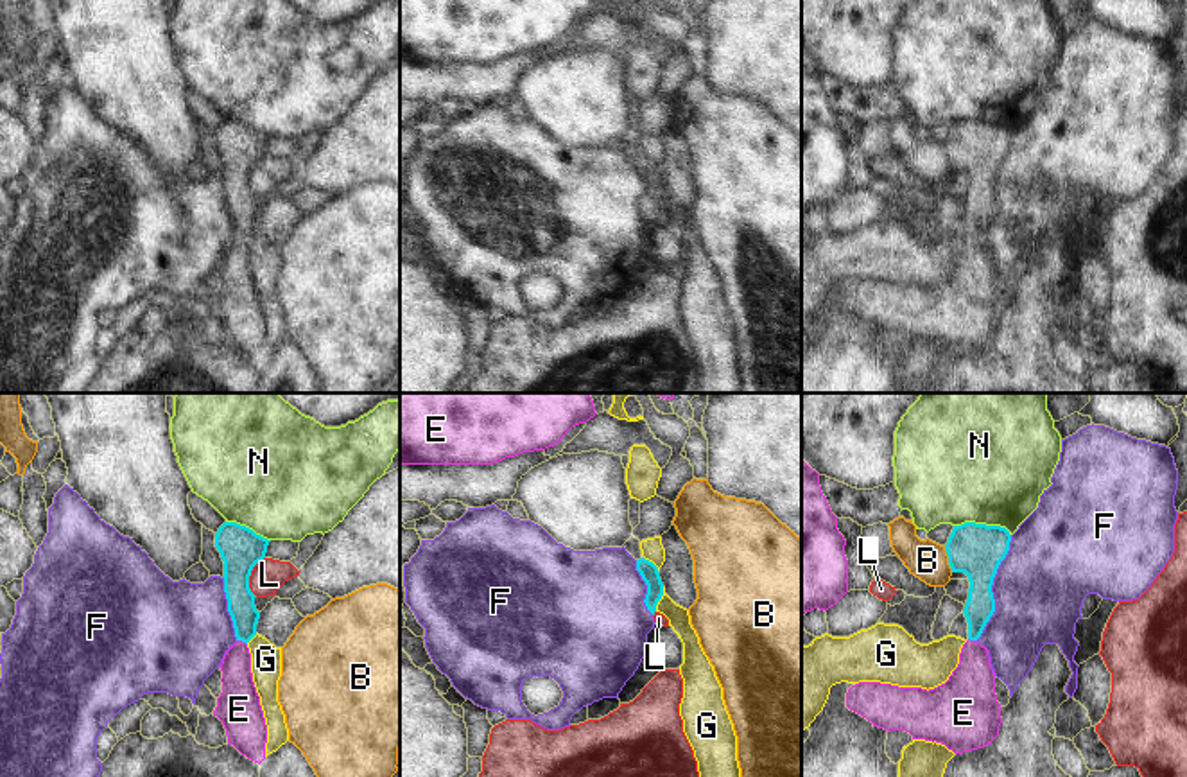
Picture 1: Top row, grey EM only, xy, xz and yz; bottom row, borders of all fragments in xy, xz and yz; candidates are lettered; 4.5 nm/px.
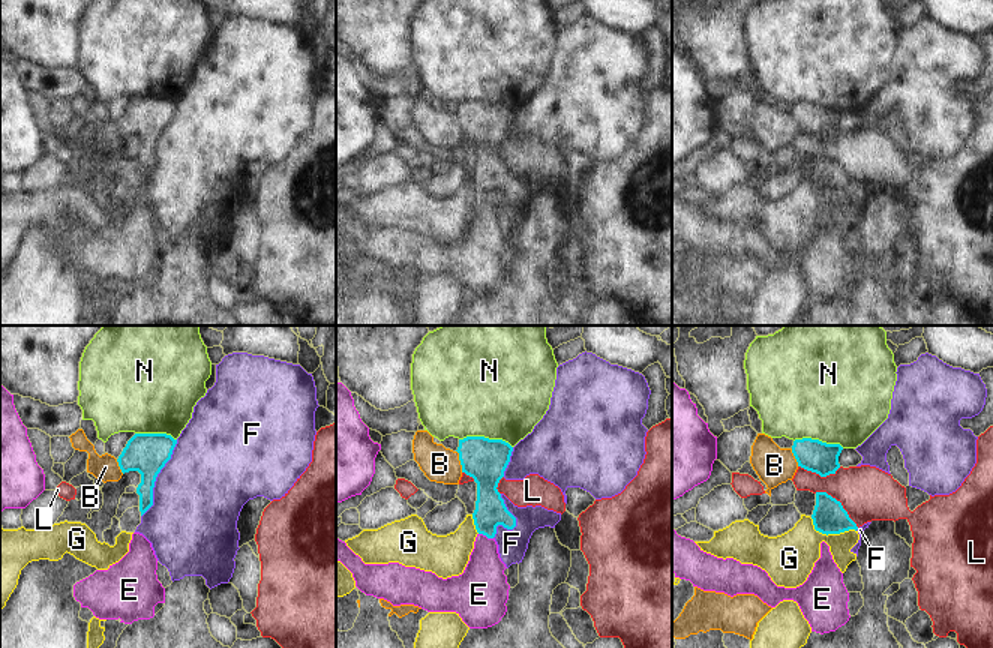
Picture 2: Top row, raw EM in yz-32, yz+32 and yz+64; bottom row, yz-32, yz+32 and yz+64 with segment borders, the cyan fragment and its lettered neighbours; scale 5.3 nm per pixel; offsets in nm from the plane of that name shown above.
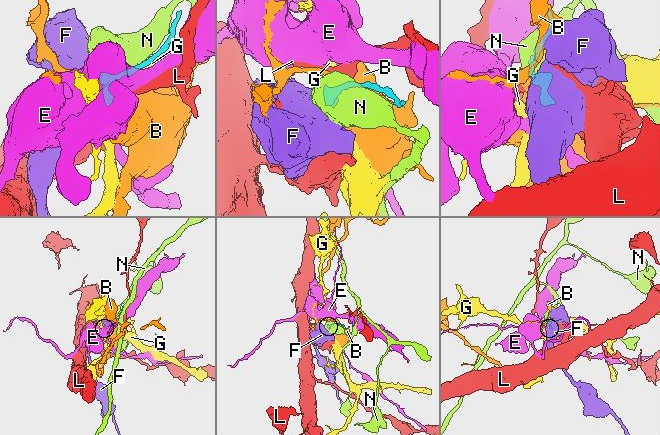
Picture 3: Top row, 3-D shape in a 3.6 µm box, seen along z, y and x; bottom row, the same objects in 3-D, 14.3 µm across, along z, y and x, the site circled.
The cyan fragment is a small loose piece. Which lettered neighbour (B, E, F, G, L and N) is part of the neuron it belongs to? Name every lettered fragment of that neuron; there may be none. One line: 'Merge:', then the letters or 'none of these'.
Merge: E

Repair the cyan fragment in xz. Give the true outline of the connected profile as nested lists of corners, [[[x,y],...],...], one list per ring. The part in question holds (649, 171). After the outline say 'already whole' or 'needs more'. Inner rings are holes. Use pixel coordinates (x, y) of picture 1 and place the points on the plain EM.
[[[640,156],[637,158],[637,169],[640,170],[642,178],[647,183],[647,192],[644,201],[647,208],[654,214],[656,203],[663,194],[663,181],[662,181],[658,165],[653,160]]] | already whole

